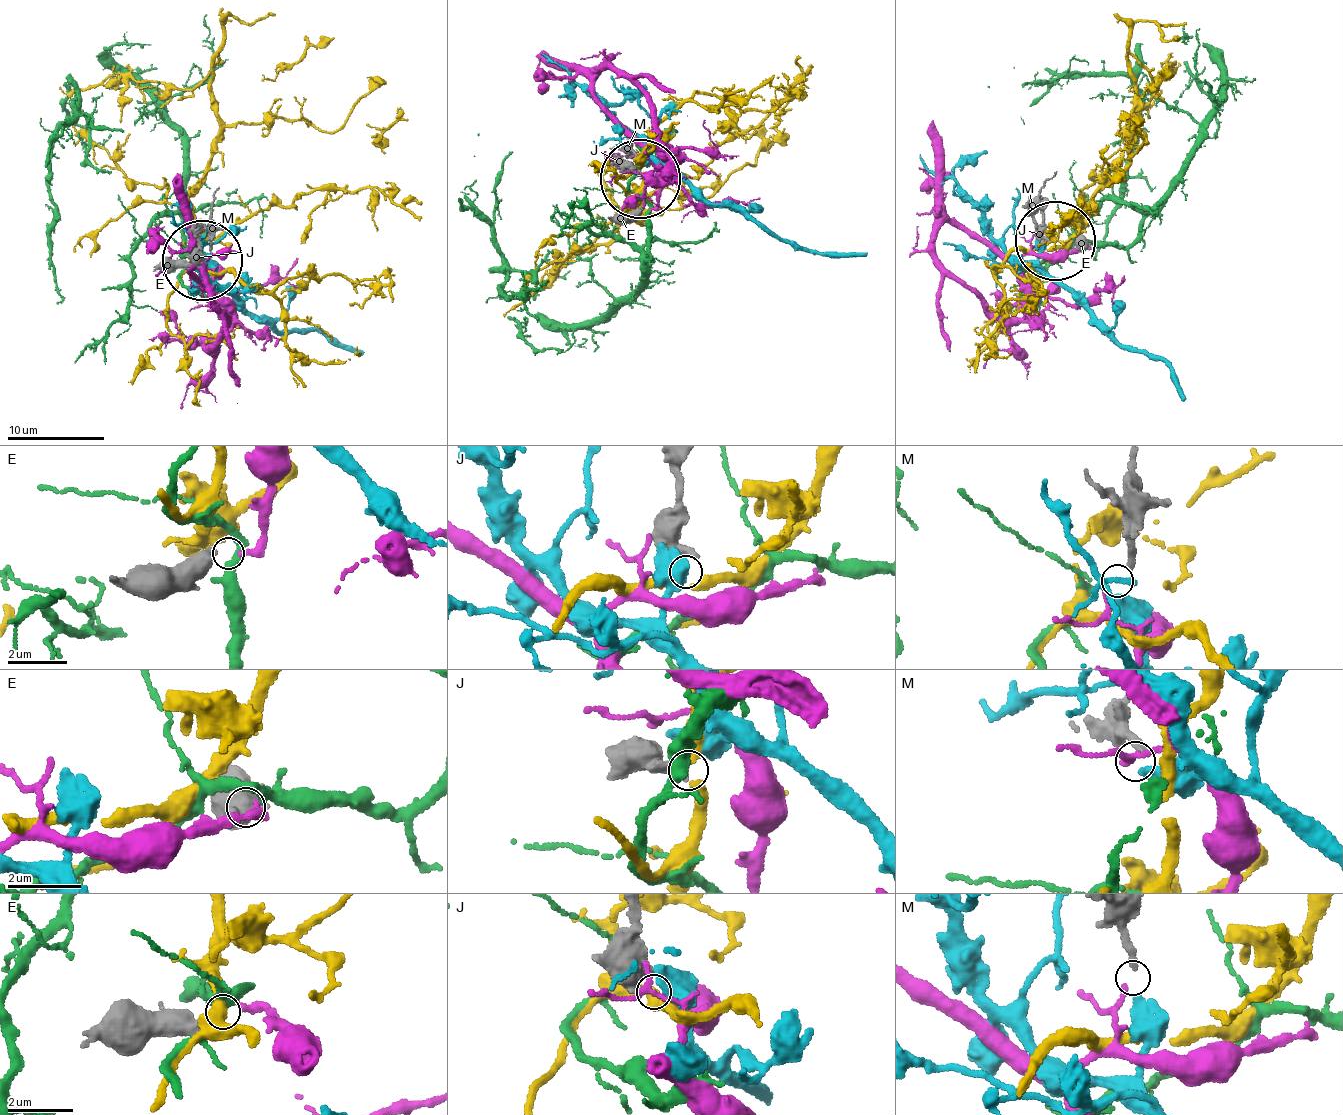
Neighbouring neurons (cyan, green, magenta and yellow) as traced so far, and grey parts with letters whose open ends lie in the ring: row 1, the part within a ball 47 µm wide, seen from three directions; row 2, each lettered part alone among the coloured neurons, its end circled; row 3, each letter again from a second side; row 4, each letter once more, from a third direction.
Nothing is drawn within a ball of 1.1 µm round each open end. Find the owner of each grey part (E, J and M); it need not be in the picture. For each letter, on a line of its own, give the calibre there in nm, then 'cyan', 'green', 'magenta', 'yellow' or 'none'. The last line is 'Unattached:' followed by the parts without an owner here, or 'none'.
E: calibre 460 nm; magenta
J: calibre 340 nm; none
M: calibre 200 nm; cyan
Unattached: J

